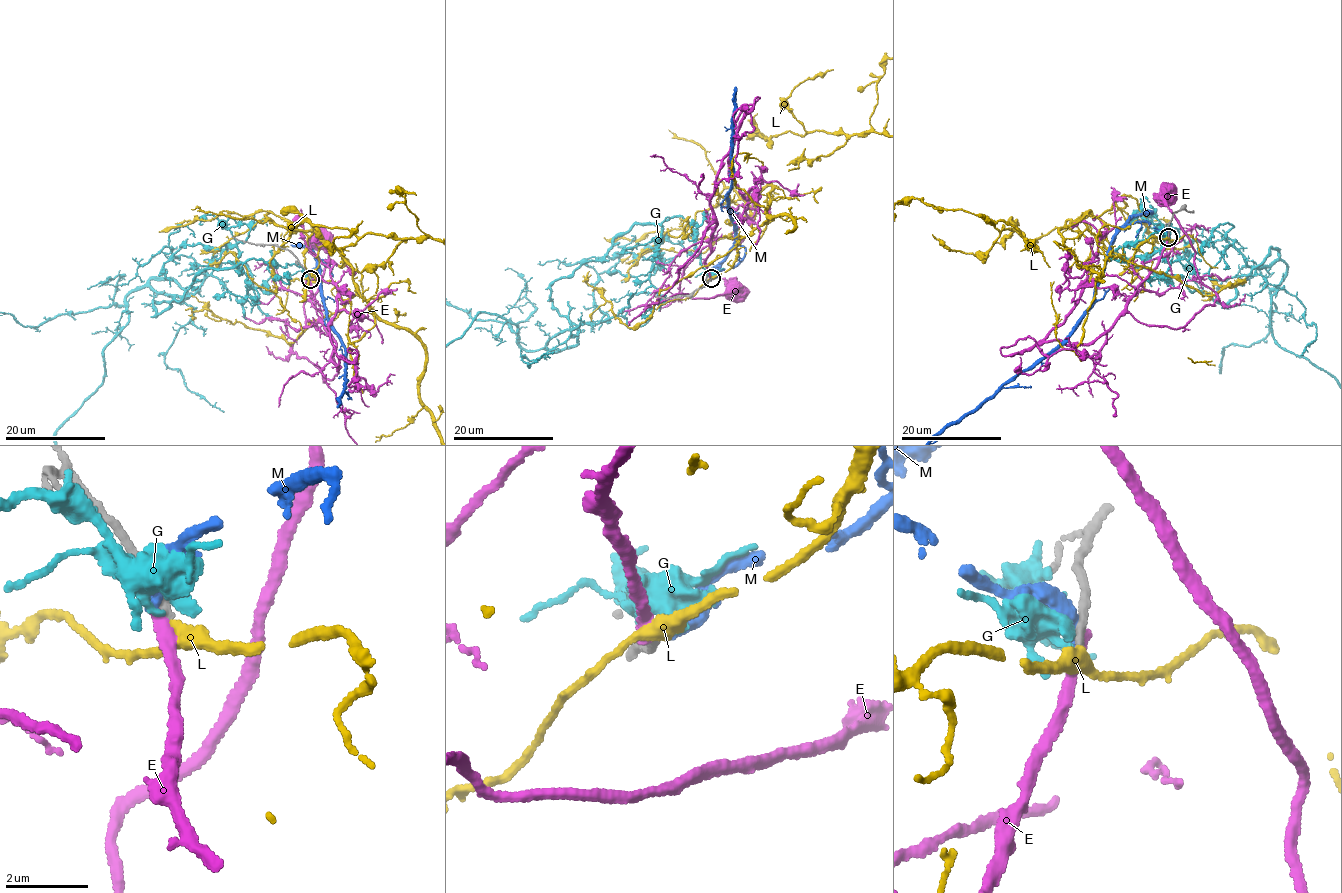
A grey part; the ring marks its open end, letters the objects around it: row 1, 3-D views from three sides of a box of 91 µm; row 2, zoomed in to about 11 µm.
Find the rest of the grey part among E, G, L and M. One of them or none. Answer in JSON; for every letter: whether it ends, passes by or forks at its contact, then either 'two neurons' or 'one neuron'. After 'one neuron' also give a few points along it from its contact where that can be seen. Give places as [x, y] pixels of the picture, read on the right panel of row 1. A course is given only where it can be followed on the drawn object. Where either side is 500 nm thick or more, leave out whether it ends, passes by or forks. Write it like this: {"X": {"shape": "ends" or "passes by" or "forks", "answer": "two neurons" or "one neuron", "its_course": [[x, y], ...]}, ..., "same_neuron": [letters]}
{"E": {"shape": "ends", "answer": "two neurons"}, "G": {"shape": "ends", "answer": "two neurons"}, "L": {"shape": "passes by", "answer": "one neuron"}, "M": {"shape": "ends", "answer": "two neurons"}, "same_neuron": ["L"]}

